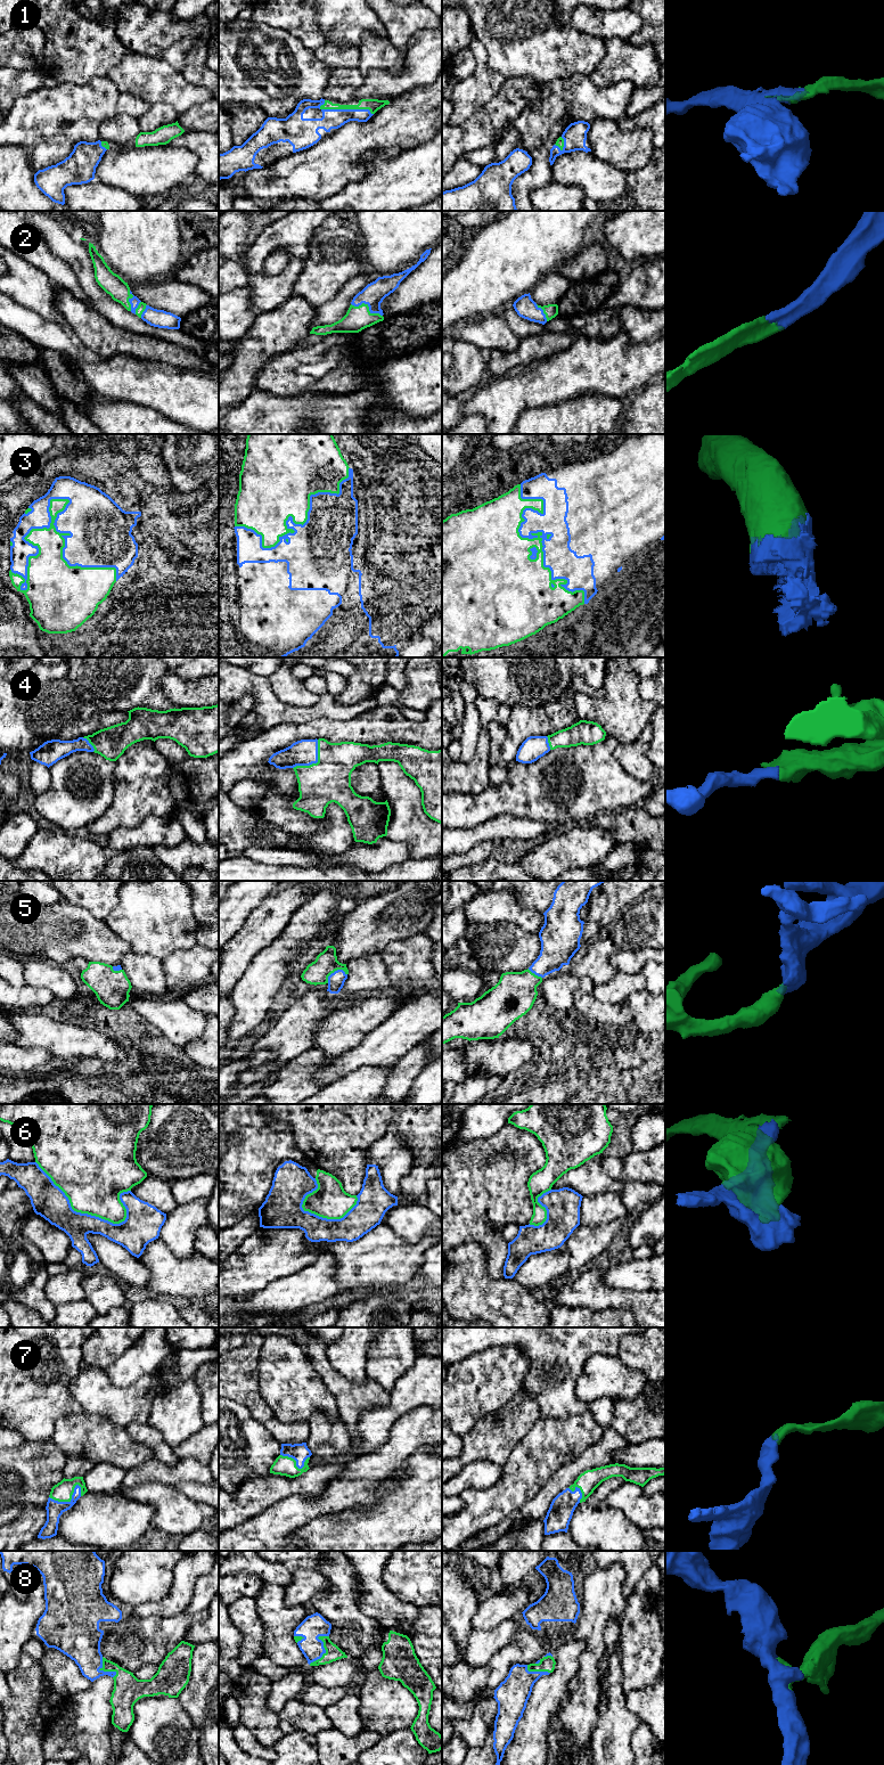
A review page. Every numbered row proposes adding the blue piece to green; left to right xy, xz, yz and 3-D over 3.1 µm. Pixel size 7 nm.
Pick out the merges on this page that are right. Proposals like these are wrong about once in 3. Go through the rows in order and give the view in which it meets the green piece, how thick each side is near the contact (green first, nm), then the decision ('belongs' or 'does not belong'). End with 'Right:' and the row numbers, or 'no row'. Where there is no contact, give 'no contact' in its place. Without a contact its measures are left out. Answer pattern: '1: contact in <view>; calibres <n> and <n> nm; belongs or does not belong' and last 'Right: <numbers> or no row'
1: contact in xz; calibres 90 and 140 nm; belongs
2: contact in xz; calibres 170 and 160 nm; belongs
3: contact in xy; calibres 190 and 360 nm; belongs
4: contact in xz; calibres 300 and 190 nm; belongs
5: contact in xz; calibres 160 and 120 nm; belongs
6: contact in xy; calibres 440 and 240 nm; does not belong
7: contact in xy; calibres 140 and 120 nm; belongs
8: contact in xz; calibres 110 and 160 nm; belongs
Right: 1, 2, 3, 4, 5, 7, 8

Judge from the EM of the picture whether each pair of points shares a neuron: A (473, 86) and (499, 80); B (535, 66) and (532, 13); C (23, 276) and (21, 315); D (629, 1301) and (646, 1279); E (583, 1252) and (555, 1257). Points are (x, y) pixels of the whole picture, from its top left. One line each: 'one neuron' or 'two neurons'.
A: one neuron
B: one neuron
C: two neurons
D: two neurons
E: two neurons

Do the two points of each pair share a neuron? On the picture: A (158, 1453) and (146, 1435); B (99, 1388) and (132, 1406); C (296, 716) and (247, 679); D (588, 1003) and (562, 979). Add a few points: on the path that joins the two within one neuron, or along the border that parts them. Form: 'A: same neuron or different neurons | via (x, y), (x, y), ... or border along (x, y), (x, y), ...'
A: same neuron | via (158, 1448), (150, 1439)
B: same neuron | via (107, 1396), (114, 1403), (124, 1405)
C: same neuron | via (284, 712), (260, 691)
D: different neurons | border along (579, 988), (574, 993), (571, 1007)

